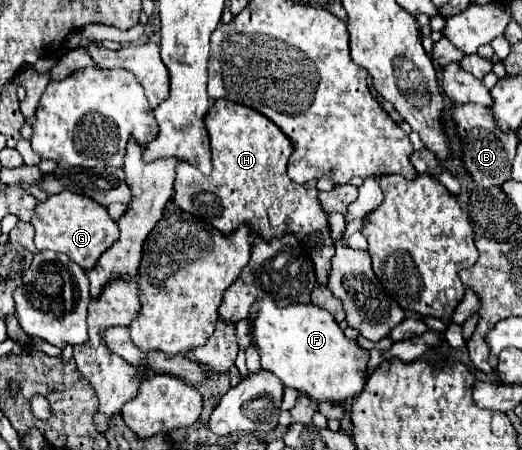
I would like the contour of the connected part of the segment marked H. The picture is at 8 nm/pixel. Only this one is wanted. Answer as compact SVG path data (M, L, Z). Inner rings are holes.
M216 100L212 104L210 112L206 114L206 128L210 134L214 170L210 176L204 176L194 166L180 162L176 166L176 182L174 182L176 206L200 220L210 222L224 236L232 234L242 224L246 224L254 234L262 236L264 240L282 238L284 234L294 234L296 238L300 238L300 244L310 254L318 284L324 286L328 280L334 242L330 238L328 216L318 202L316 186L314 184L296 186L294 182L290 182L290 178L286 174L286 164L288 164L288 158L292 152L292 142L288 142L284 132L274 122L268 122L268 118L264 118L260 112L246 108L242 104L232 104L230 100Z

